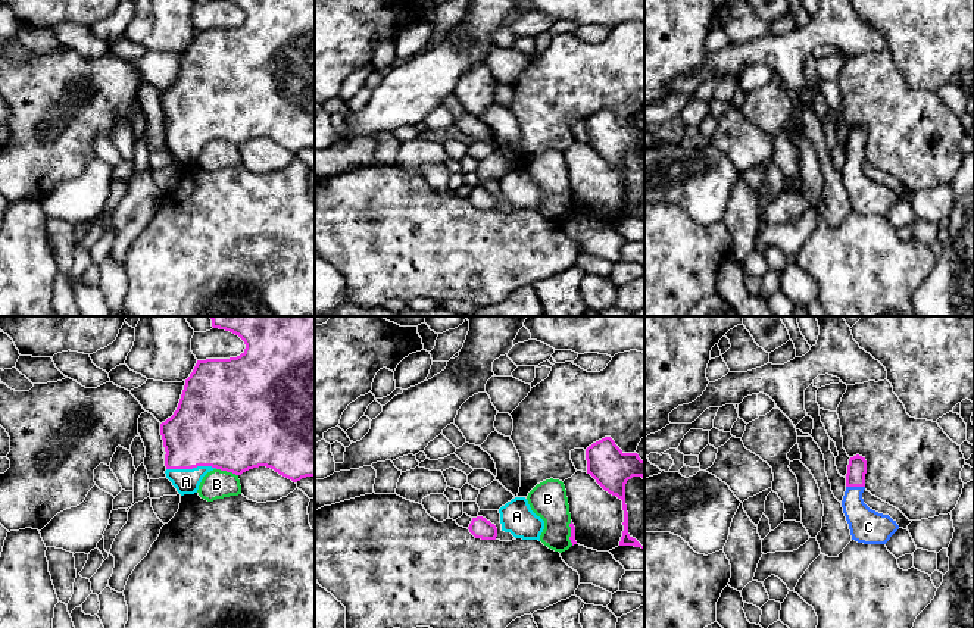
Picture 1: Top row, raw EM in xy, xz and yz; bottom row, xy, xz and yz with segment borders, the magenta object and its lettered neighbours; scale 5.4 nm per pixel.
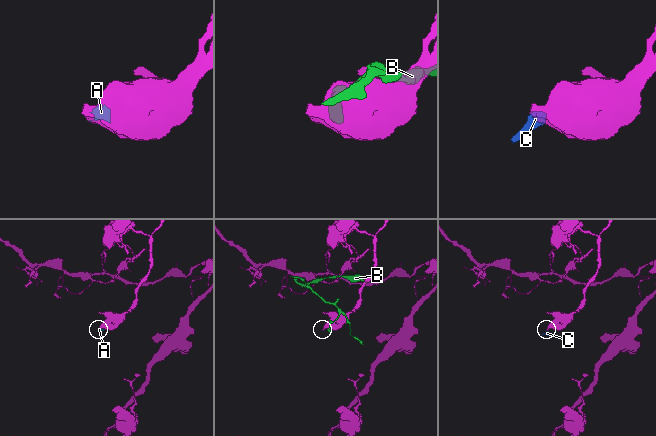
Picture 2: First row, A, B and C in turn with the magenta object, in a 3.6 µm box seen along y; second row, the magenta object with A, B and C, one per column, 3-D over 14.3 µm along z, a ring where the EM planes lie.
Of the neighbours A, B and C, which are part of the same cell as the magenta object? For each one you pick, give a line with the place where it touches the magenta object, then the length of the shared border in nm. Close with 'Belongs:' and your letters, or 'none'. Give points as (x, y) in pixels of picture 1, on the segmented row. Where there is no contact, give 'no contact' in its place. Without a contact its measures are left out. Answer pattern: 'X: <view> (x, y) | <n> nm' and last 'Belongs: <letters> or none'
A: xy (192, 468) | 280 nm
C: yz (855, 486) | 100 nm
Belongs: A, C

